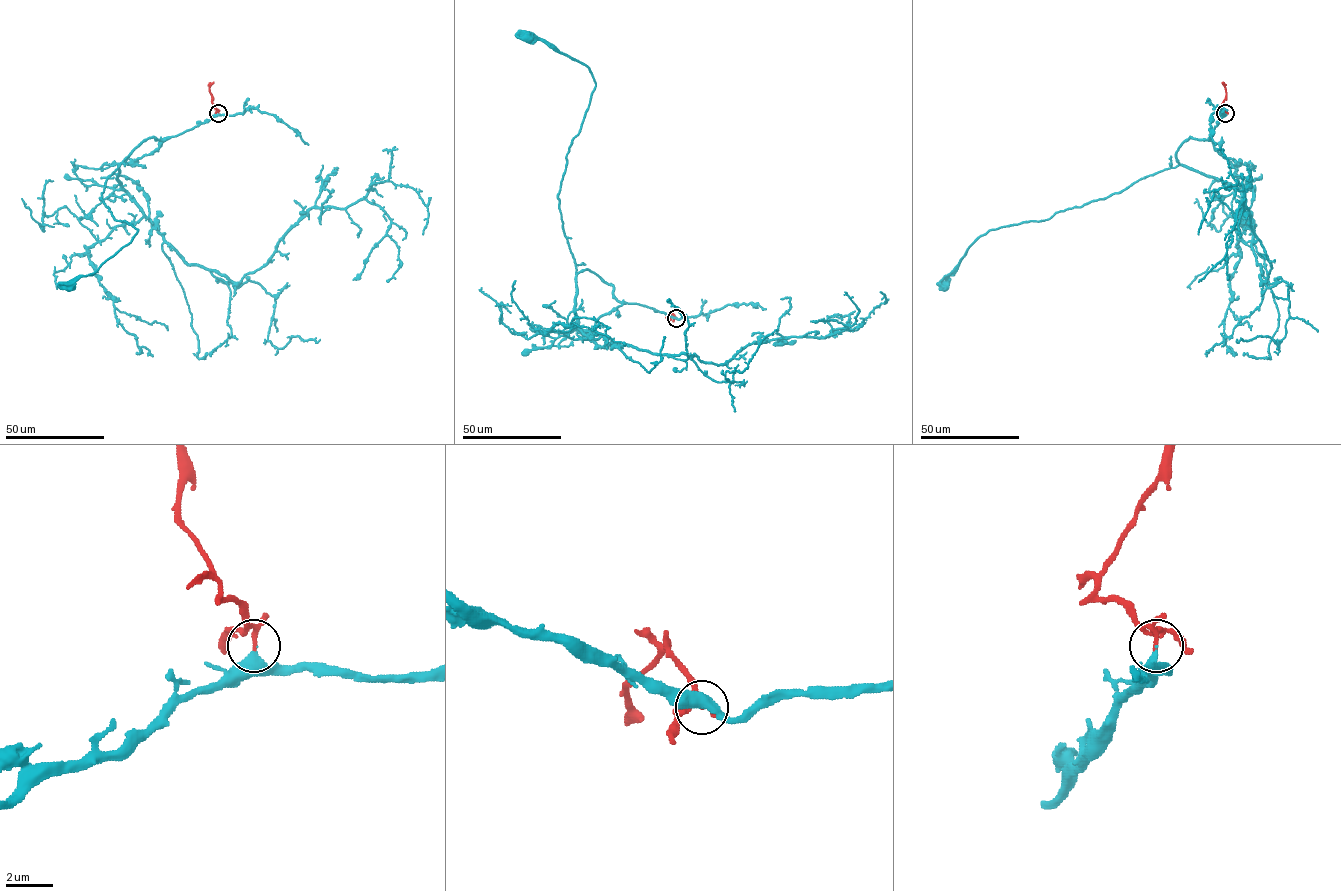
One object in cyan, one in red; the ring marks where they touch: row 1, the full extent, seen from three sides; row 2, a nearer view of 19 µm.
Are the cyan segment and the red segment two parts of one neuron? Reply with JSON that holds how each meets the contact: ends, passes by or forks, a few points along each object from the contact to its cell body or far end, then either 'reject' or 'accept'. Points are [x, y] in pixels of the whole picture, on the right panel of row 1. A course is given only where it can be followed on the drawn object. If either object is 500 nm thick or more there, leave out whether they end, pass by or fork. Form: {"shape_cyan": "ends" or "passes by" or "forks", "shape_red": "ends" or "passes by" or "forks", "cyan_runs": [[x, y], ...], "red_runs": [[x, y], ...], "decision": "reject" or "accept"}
{"shape_cyan": "passes by", "shape_red": "passes by", "cyan_runs": [[1225, 112], [1207, 139], [1191, 137], [1180, 146], [1174, 167], [1049, 219], [989, 230], [940, 281], [944, 286]], "red_runs": [[1225, 112], [1220, 108], [1226, 94], [1222, 82]], "decision": "accept"}

